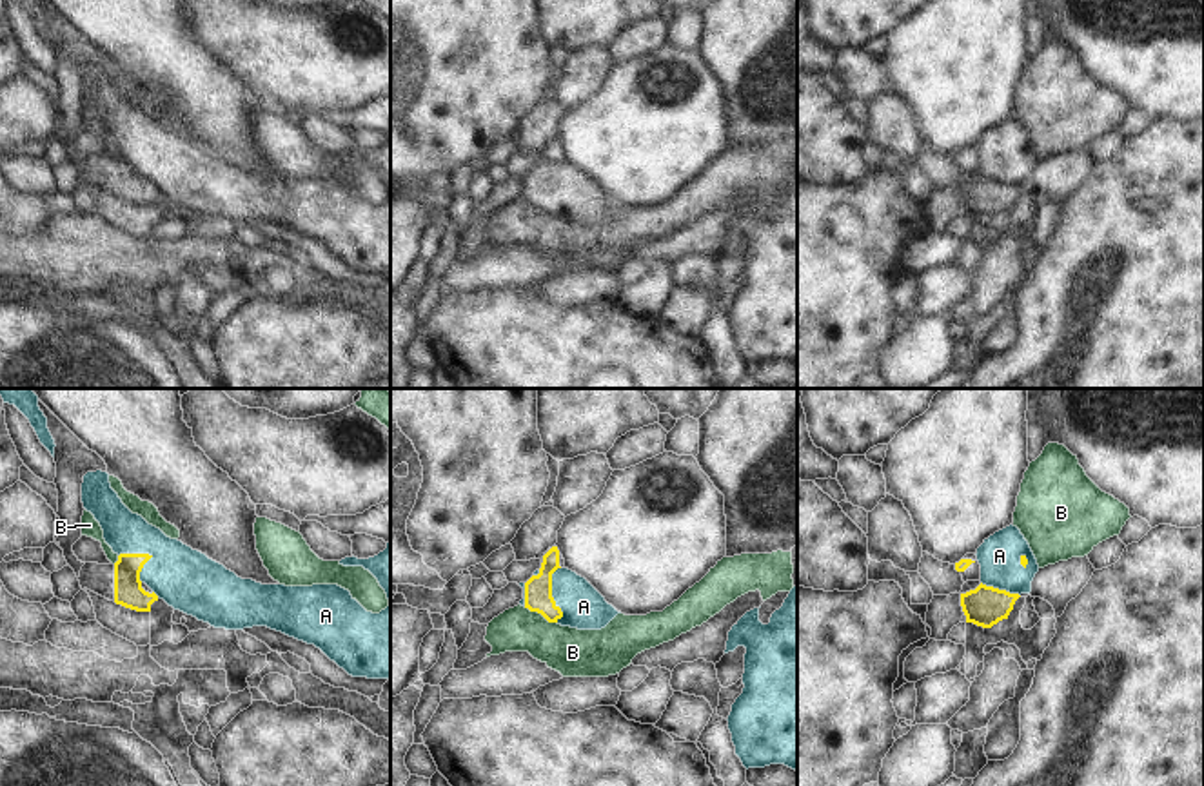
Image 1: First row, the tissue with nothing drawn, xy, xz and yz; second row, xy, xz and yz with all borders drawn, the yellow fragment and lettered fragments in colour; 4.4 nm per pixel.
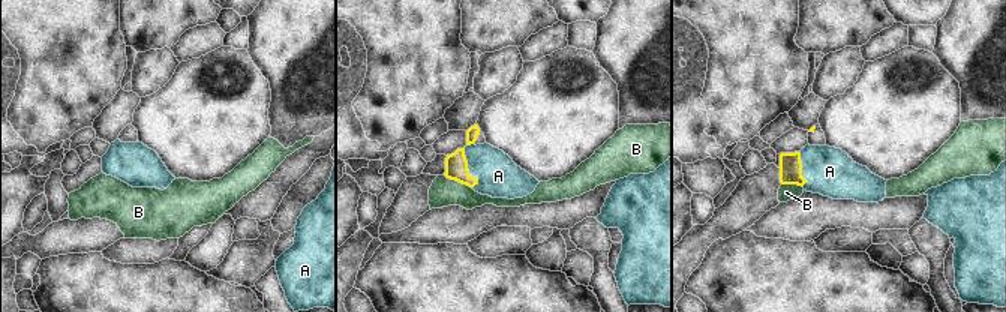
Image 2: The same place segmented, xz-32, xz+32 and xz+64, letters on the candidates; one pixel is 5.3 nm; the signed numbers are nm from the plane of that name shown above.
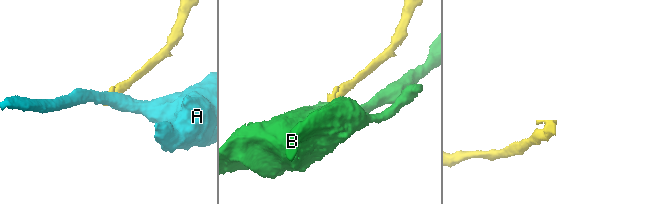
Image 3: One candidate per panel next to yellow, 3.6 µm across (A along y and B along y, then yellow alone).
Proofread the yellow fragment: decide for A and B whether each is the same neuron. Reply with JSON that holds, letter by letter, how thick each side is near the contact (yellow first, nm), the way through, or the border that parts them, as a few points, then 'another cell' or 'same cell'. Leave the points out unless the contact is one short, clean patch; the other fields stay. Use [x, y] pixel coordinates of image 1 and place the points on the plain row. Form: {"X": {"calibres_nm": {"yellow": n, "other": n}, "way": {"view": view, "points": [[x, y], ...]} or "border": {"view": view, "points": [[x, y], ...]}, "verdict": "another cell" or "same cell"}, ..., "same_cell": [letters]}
{"A": {"calibres_nm": {"yellow": 130, "other": 280}, "border": {"view": "xy", "points": [[120, 146], [146, 146], [149, 149], [140, 166], [142, 175]]}, "verdict": "another cell"}, "B": {"calibres_nm": {"yellow": 130, "other": 220}, "border": {"view": "xz", "points": [[523, 200], [556, 216]]}, "verdict": "another cell"}, "same_cell": []}

